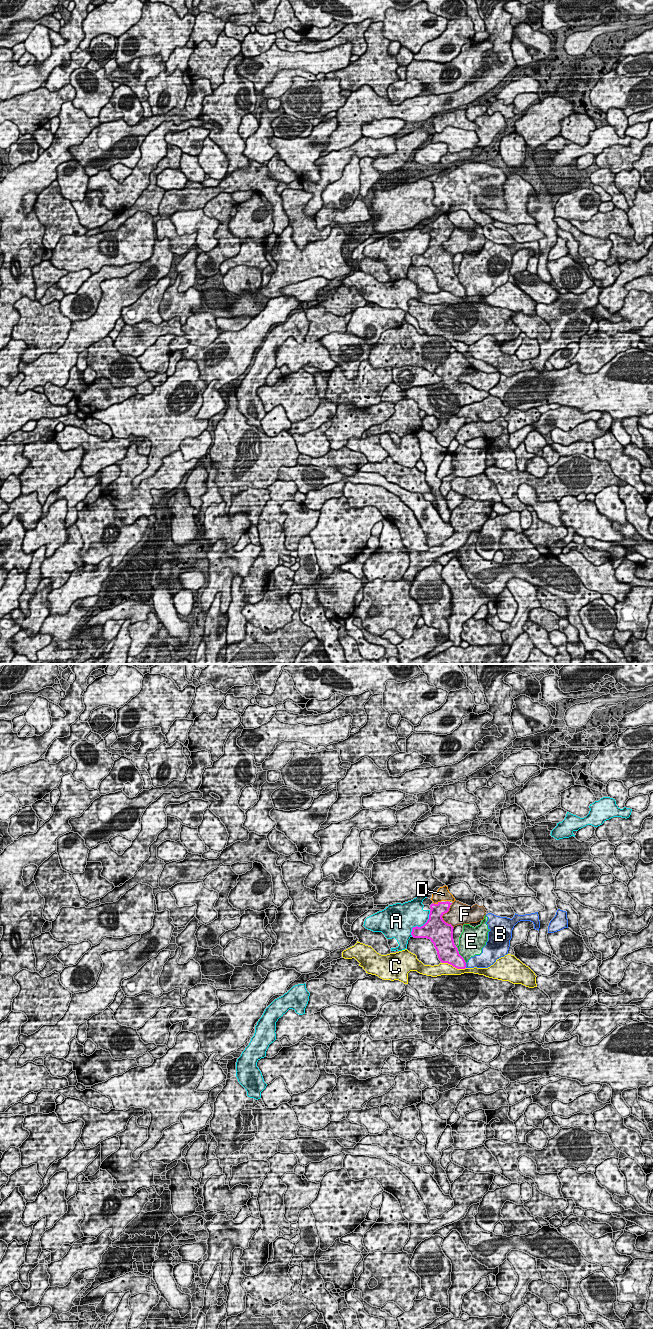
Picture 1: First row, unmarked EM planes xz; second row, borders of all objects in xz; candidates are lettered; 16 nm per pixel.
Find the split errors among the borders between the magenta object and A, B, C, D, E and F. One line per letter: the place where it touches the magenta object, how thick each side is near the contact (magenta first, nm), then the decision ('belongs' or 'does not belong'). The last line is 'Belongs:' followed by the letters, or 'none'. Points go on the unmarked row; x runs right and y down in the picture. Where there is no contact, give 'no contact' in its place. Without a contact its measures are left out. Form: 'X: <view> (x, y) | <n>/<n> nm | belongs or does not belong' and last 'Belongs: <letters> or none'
A: xz (421, 254) | 380/420 nm | does not belong
B: xz (465, 293) | 240/220 nm | does not belong
C: xz (454, 294) | 320/190 nm | does not belong
D: xz (436, 232) | 220/220 nm | belongs
E: xz (460, 283) | 340/380 nm | does not belong
F: xz (442, 246) | 400/320 nm | does not belong
Belongs: D

